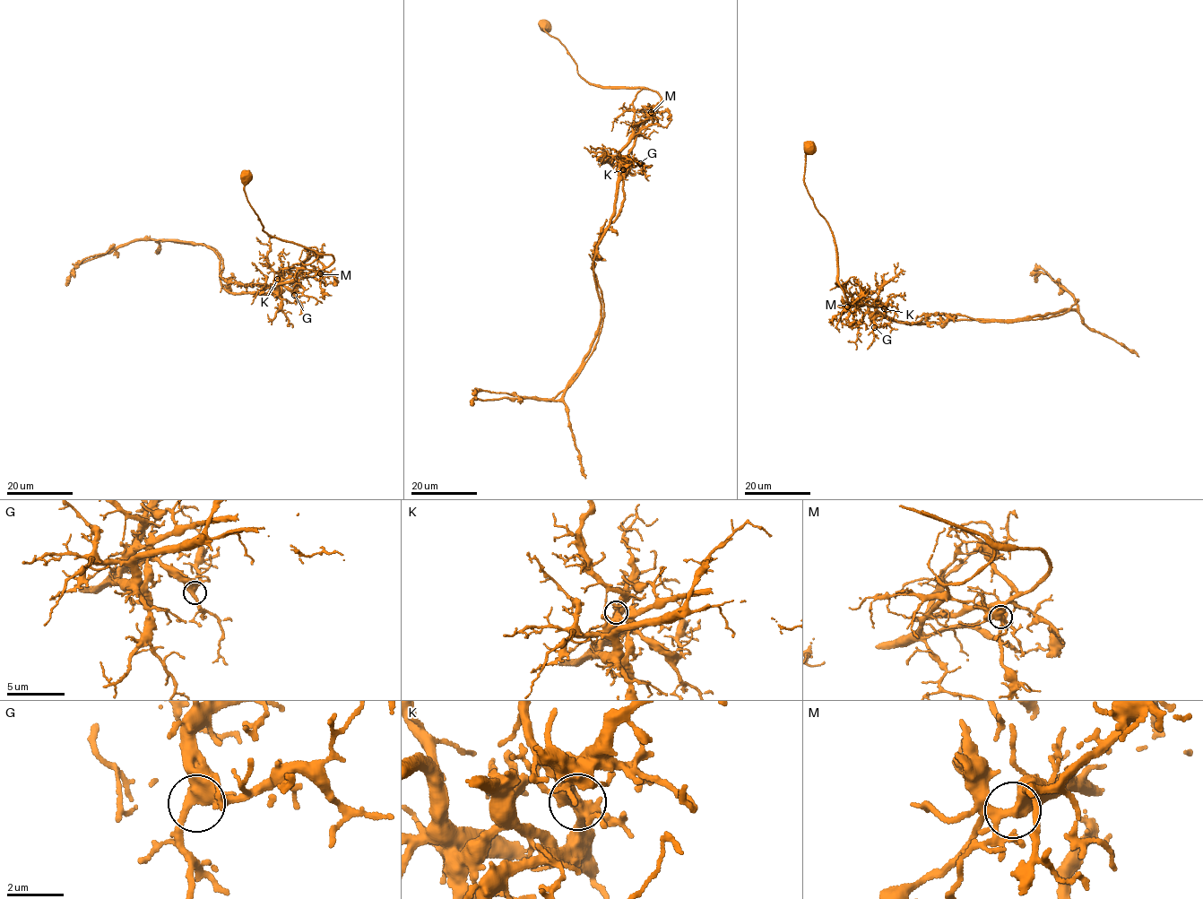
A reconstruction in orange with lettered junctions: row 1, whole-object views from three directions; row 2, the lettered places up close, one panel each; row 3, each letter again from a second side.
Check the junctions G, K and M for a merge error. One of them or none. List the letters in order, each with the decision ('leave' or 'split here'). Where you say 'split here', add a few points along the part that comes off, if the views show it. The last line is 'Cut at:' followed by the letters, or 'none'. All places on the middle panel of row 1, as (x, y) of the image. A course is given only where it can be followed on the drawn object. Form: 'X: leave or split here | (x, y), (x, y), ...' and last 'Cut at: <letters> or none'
G: leave
K: split here | (623, 170), (613, 214), (593, 261), (601, 324), (578, 372), (558, 400), (474, 399), (471, 404)
M: leave
Cut at: K

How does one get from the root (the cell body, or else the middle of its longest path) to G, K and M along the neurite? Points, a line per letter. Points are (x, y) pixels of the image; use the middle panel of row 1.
G: (544, 26), (589, 82), (641, 89), (633, 102), (636, 140), (626, 159), (627, 167), (640, 163)
K: (544, 26), (589, 82), (641, 89), (633, 102), (636, 139), (623, 170)
M: (544, 26), (545, 32), (565, 47), (577, 73), (589, 82), (657, 92), (661, 101), (651, 112)

